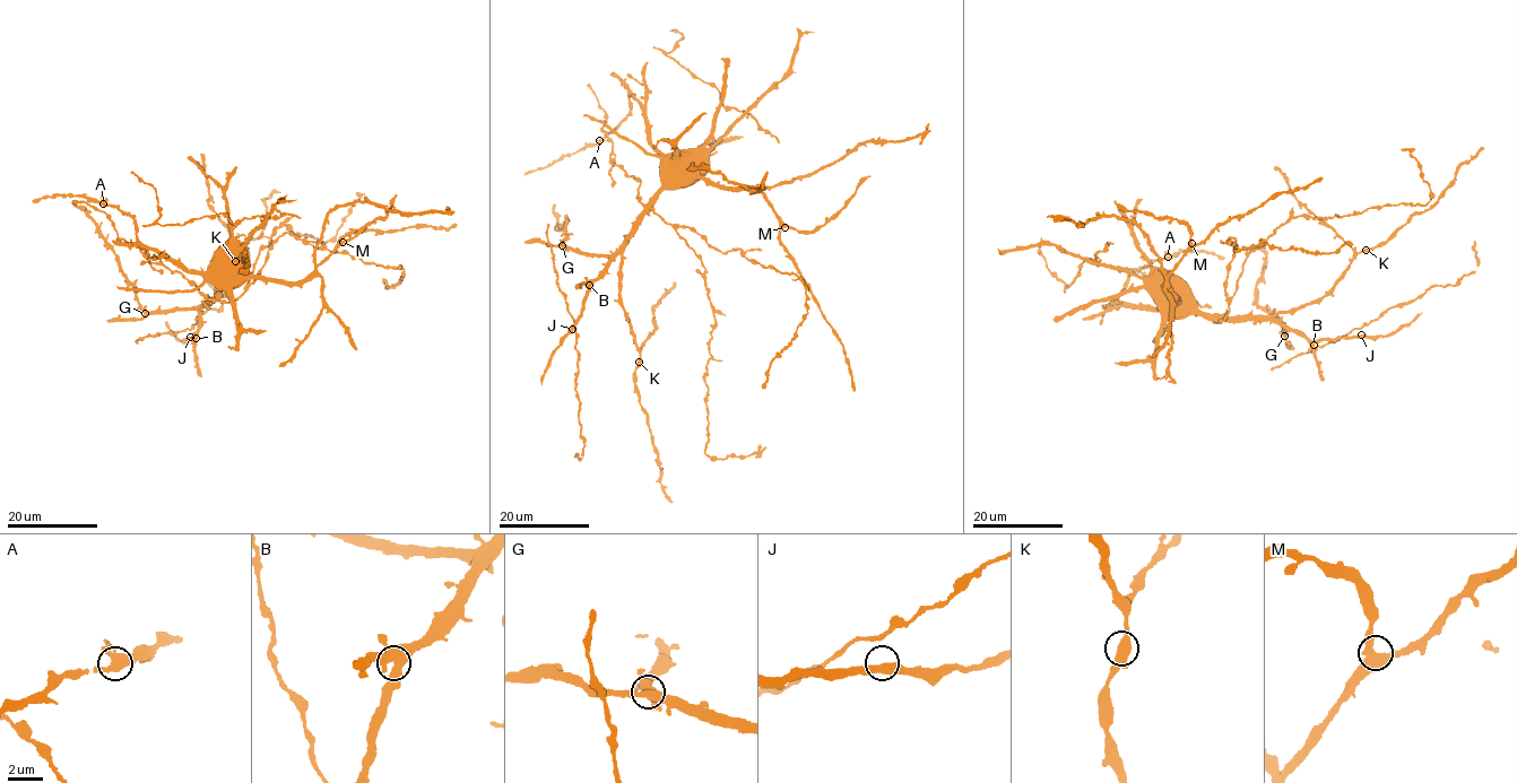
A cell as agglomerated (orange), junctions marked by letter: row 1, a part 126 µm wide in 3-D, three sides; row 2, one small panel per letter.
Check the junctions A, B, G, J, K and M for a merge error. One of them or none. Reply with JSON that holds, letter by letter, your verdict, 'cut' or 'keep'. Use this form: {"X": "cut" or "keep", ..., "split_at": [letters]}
{"A": "keep", "B": "keep", "G": "keep", "J": "keep", "K": "keep", "M": "keep", "split_at": []}

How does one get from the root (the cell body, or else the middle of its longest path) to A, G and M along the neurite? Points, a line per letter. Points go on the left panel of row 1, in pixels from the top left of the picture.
A: (232, 254), (220, 255), (205, 272), (190, 270), (148, 249), (138, 240), (131, 216), (103, 203)
G: (232, 254), (227, 284), (215, 296), (197, 309), (145, 313)
M: (232, 254), (253, 276), (302, 281), (343, 242)

